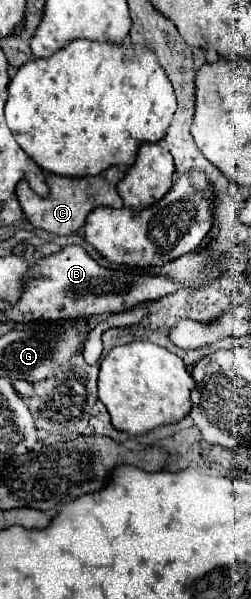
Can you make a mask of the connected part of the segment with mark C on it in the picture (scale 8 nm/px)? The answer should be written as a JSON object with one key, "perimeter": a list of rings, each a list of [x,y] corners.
{"perimeter":[[[117,166],[105,170],[99,176],[93,178],[67,178],[67,176],[57,176],[57,174],[47,174],[47,184],[51,194],[47,198],[39,198],[27,182],[19,182],[17,186],[17,200],[27,216],[27,220],[41,230],[47,230],[51,234],[57,236],[65,236],[65,234],[75,234],[81,230],[81,226],[85,224],[87,214],[97,208],[97,206],[109,206],[109,208],[121,208],[121,196],[117,194],[117,184],[119,180],[123,180],[125,172],[121,172]]]}

